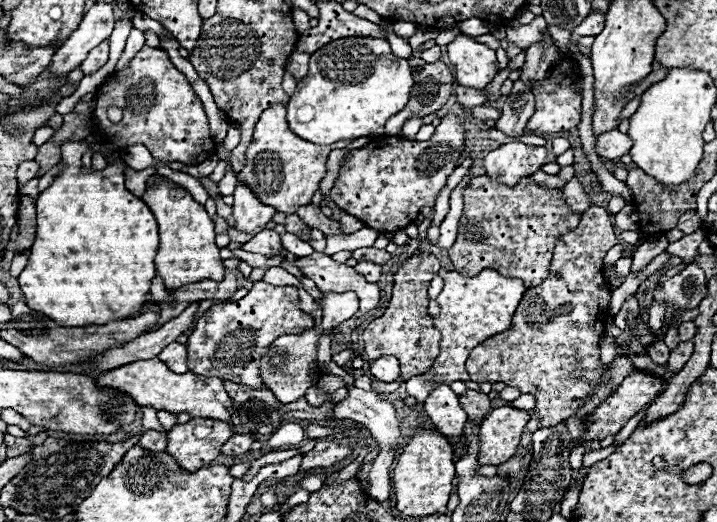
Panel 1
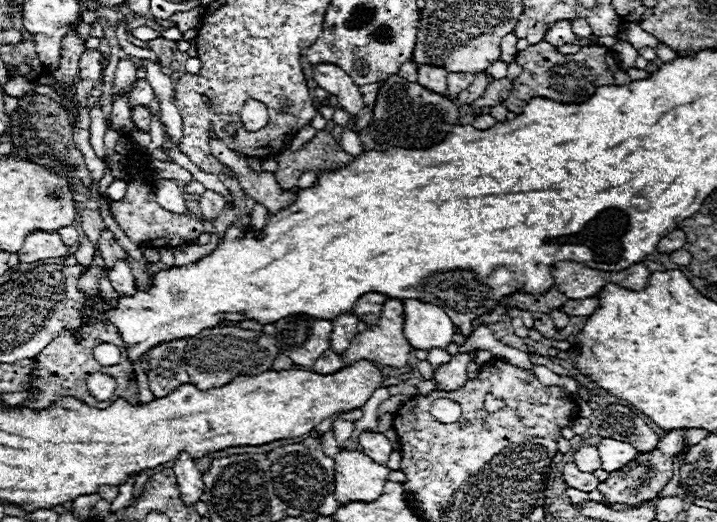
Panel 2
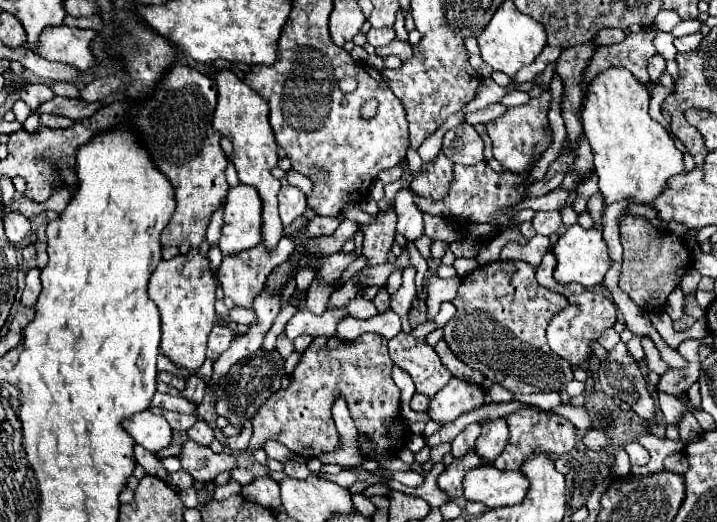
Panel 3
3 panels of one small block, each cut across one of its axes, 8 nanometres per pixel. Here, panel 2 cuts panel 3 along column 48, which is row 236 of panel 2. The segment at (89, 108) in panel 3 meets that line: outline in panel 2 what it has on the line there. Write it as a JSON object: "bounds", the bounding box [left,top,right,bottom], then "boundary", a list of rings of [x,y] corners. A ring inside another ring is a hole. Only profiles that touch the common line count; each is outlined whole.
{"bounds":[98,228,126,268],"boundary":[[[106,228],[98,240],[98,250],[100,250],[100,256],[104,258],[106,266],[110,268],[110,264],[114,264],[114,260],[124,260],[126,252],[122,250],[122,246],[114,240],[112,232]]]}

